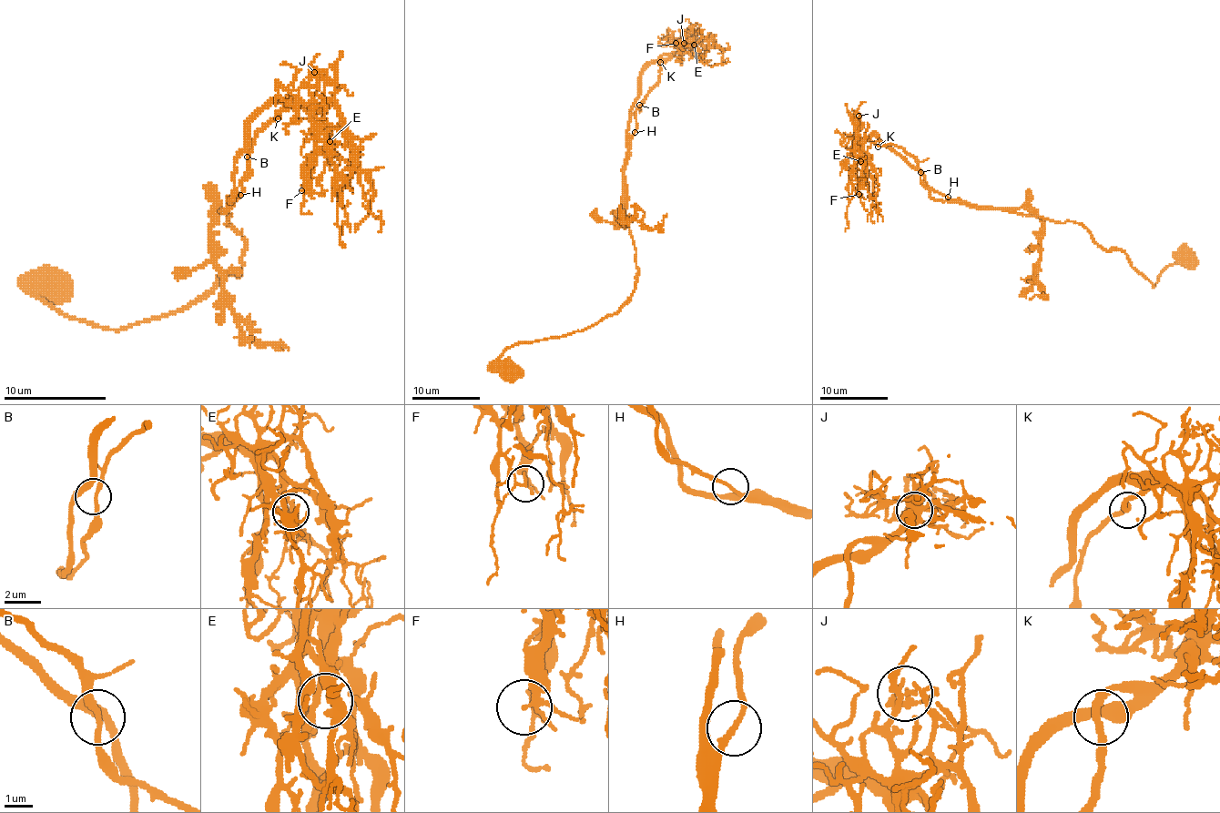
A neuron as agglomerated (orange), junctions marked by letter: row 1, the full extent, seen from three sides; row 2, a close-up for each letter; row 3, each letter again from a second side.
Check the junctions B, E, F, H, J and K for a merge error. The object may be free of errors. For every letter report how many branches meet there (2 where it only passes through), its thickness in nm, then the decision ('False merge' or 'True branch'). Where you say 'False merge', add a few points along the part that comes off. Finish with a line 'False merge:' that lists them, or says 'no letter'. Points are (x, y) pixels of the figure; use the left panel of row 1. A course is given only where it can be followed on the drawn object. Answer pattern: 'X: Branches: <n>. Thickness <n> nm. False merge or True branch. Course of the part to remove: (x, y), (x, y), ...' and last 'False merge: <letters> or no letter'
B: Branches: 2. Thickness 200 nm. True branch
E: Branches: 2. Thickness 280 nm. True branch
F: Branches: 3. Thickness 170 nm. True branch
H: Branches: 2. Thickness 180 nm. True branch
J: Branches: 2. Thickness 190 nm. True branch
K: Branches: 2. Thickness 240 nm. True branch
False merge: no letter

